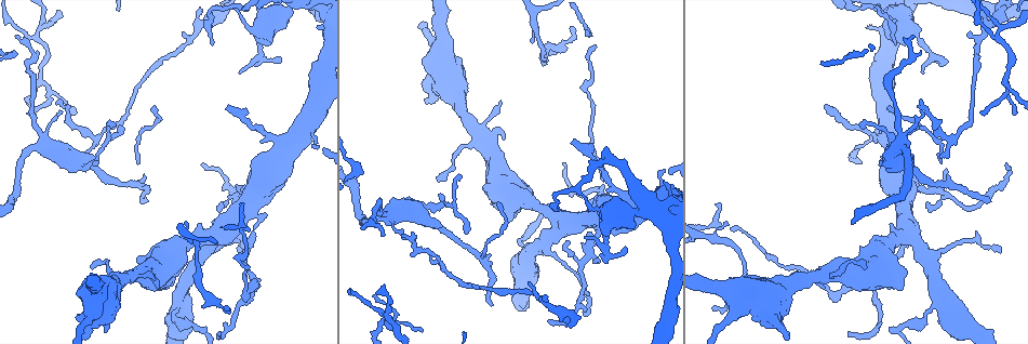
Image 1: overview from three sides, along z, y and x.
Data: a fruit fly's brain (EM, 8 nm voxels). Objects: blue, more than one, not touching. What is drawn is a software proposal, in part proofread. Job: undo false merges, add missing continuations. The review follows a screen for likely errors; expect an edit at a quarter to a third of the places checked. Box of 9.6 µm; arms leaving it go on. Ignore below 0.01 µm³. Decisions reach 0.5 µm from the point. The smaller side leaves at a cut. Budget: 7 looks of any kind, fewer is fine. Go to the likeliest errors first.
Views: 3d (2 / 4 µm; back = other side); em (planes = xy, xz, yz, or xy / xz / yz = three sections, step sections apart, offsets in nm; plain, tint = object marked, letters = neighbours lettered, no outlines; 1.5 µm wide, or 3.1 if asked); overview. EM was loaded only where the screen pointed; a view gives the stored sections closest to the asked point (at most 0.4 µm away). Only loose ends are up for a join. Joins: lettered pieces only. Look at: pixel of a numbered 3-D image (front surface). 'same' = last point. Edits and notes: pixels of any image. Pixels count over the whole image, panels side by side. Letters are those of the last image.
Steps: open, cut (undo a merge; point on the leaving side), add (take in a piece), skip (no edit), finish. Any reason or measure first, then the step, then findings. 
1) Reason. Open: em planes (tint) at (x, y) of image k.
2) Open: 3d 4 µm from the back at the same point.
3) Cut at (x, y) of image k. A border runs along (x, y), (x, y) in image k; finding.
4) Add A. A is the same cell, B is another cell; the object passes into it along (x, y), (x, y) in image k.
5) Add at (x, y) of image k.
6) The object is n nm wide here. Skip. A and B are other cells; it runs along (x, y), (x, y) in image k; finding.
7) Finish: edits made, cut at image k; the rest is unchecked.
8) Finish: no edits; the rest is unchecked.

Branch stops here. Open: 3d 2 µm at (895, 45) of image 1.

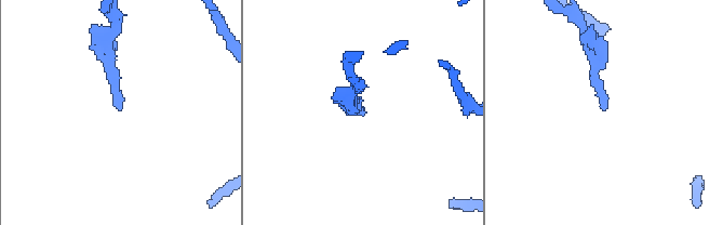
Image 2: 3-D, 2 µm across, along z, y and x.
Now the EM. Open: em planes (letters) at (606, 108) of image 2.

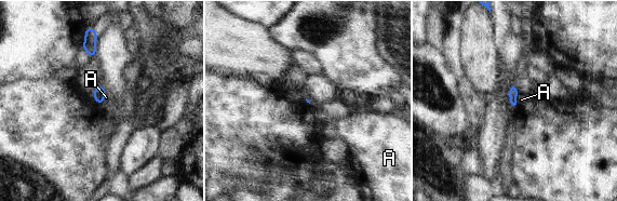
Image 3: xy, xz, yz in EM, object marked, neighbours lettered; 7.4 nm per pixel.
Skip. A is another cell; a border runs along (519, 93), (515, 104) in image 3; no lettered piece goes on from it.

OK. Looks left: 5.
Open: 3d 4 µm at (385, 313) of image 1.

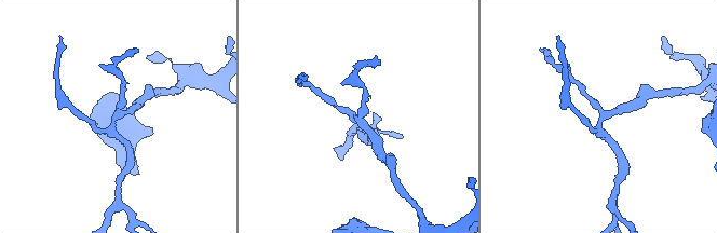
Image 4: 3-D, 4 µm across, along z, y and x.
4 arms meet here; shape alone is not enough. Open: em planes (letters) at (363, 117) of image 4.

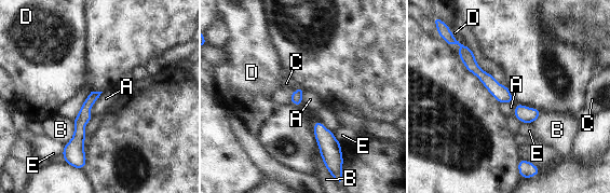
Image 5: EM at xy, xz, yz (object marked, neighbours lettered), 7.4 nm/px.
The object is 90 nm wide here. Skip. A, B, C, D and E are other cells; a border runs along (103, 92), (90, 110), (92, 115) in image 5; one neuron here.

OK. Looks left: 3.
An open end. Open: em yz step 8 (letters) at (228, 106) of image 1.

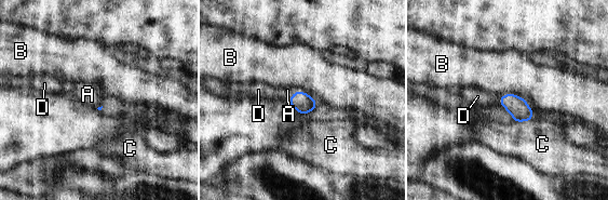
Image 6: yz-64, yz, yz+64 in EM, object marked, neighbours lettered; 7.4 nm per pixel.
Open: em planes (letters) at the same point.

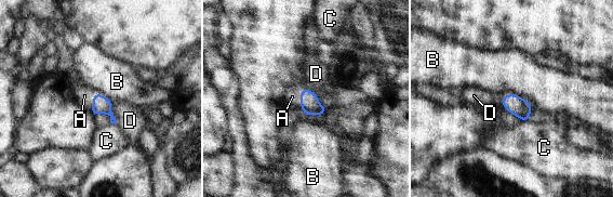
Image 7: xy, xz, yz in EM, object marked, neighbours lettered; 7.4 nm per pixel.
Add A. A is the same cell, B, C and D are other cells; the object passes into it along (309, 103), (301, 99), (292, 96) in image 7; it goes on there.

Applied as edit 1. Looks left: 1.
Finish: edits made, add at image 7; the rest is unchecked.

